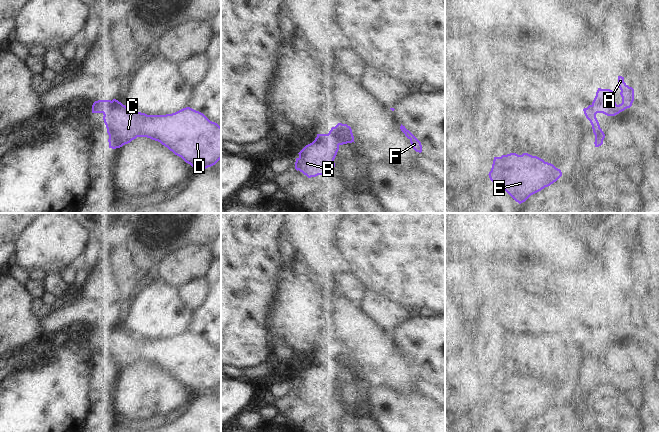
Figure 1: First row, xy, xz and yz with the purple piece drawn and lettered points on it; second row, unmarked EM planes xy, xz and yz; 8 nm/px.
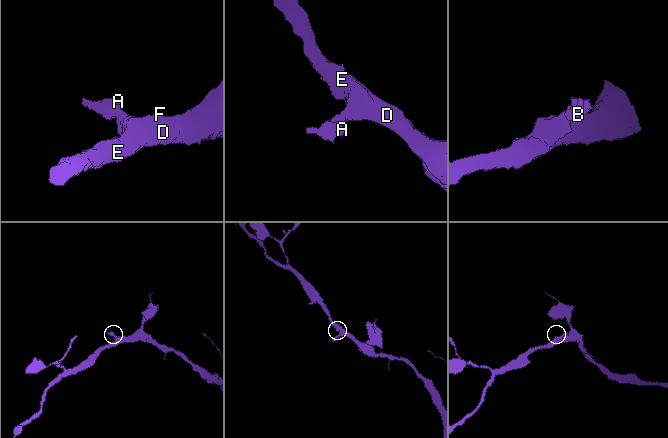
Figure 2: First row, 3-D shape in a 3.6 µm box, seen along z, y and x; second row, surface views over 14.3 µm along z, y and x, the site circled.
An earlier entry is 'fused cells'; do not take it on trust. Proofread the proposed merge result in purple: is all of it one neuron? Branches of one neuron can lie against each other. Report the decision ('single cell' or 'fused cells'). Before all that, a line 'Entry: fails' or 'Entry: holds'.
Entry: fails
single cell

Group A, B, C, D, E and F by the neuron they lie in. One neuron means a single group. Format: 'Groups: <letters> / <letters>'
Groups: A B C D E F.

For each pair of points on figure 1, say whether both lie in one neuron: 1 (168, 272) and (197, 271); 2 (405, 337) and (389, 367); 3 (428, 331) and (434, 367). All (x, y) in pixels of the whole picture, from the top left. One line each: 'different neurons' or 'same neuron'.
1: same neuron
2: different neurons
3: same neuron

